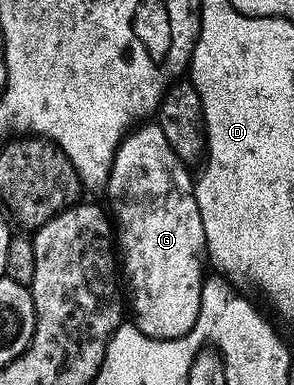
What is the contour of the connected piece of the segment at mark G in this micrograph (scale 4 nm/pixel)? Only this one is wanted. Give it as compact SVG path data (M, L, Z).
M144 123L133 128L116 149L106 190L108 201L112 204L114 225L118 230L122 273L128 276L128 289L132 292L130 309L136 312L134 323L147 337L159 341L185 337L190 327L194 327L206 280L206 235L202 231L202 215L198 215L194 177L188 173L191 173L189 166L180 161L178 155L174 155L174 147L170 147L166 135L162 135L159 123Z

